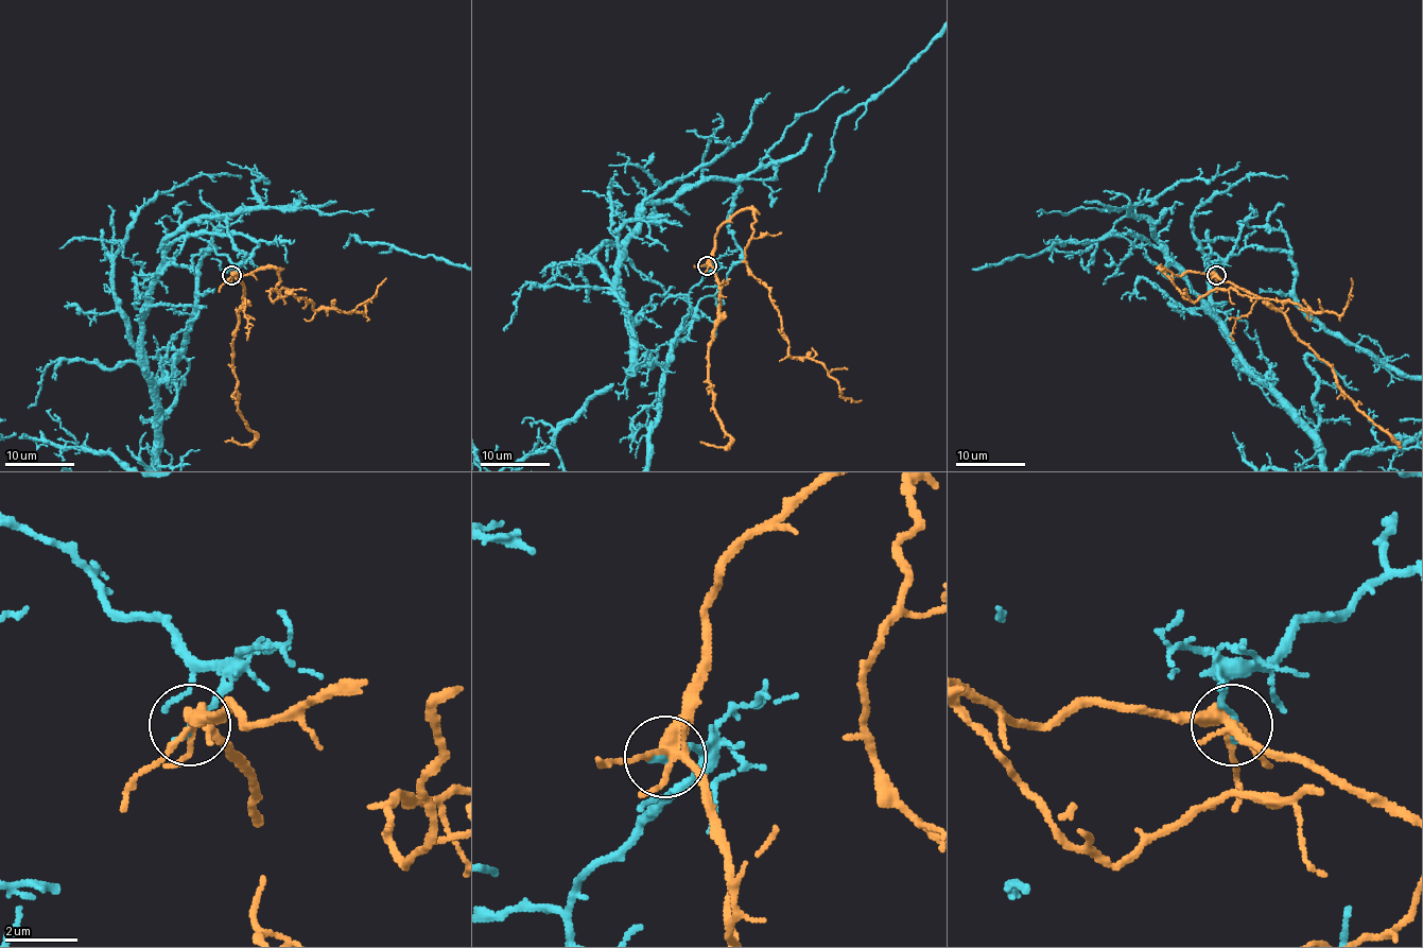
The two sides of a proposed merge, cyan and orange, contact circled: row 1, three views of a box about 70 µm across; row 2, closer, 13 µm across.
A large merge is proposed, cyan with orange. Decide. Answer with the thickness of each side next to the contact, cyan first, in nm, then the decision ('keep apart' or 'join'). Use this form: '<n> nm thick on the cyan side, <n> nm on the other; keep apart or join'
160 nm thick on the cyan side, 320 nm on the other; keep apart

